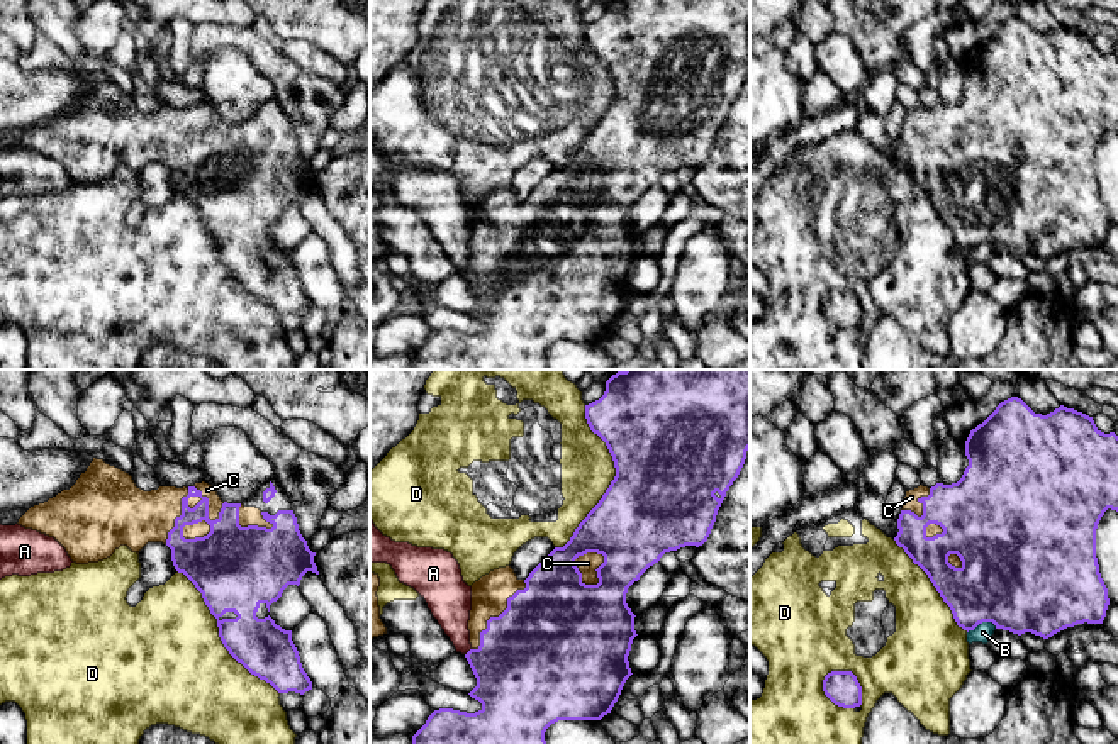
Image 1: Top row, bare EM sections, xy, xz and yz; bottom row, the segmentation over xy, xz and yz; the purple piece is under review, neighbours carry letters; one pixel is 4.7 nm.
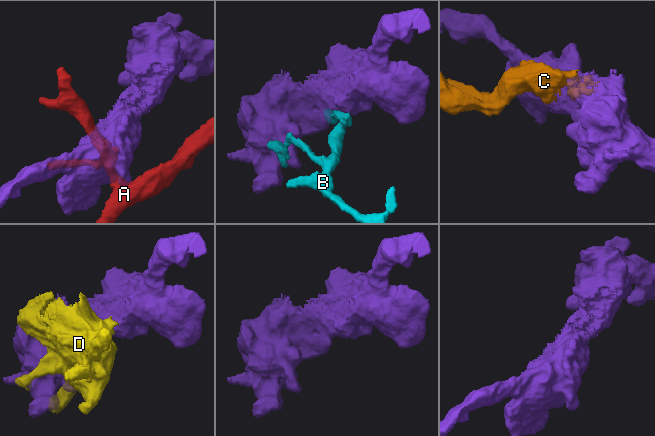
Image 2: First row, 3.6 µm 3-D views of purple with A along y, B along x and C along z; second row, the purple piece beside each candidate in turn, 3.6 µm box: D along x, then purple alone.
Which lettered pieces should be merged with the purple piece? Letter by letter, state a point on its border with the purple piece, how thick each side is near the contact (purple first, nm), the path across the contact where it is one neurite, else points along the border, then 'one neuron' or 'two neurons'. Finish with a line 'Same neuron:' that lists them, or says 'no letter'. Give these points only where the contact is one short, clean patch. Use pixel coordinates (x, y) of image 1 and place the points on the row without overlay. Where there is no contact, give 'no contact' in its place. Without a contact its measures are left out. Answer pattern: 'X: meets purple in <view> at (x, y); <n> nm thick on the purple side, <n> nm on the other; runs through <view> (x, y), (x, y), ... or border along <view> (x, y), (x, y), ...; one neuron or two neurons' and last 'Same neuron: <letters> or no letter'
A: meets purple in xz at (469, 272); 420 nm thick on the purple side, 200 nm on the other; border along xz (470, 268), (465, 275); two neurons
B: meets purple in yz at (981, 243); 460 nm thick on the purple side, 90 nm on the other; two neurons
C: meets purple in xy at (192, 116); 170 nm thick on the purple side, 70 nm on the other; one neuron
D: meets purple in xz at (613, 100); 500 nm thick on the purple side, 260 nm on the other; two neurons
Same neuron: C

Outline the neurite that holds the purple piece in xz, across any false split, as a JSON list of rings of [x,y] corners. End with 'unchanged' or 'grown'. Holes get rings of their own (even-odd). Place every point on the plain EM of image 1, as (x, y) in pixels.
[[[607,0],[604,15],[585,25],[585,39],[594,54],[607,66],[616,97],[599,124],[579,144],[573,156],[563,168],[555,168],[526,200],[519,200],[511,186],[499,188],[482,197],[472,205],[472,230],[468,241],[472,269],[465,275],[475,298],[477,307],[468,314],[482,324],[475,334],[453,329],[434,330],[426,344],[412,356],[407,369],[548,369],[545,361],[546,349],[558,341],[601,341],[611,334],[618,322],[626,300],[633,295],[629,288],[629,271],[634,251],[634,234],[626,224],[628,208],[665,173],[677,171],[685,166],[702,166],[716,142],[718,130],[726,112],[738,98],[746,71],[750,69],[750,0]]]; grown

